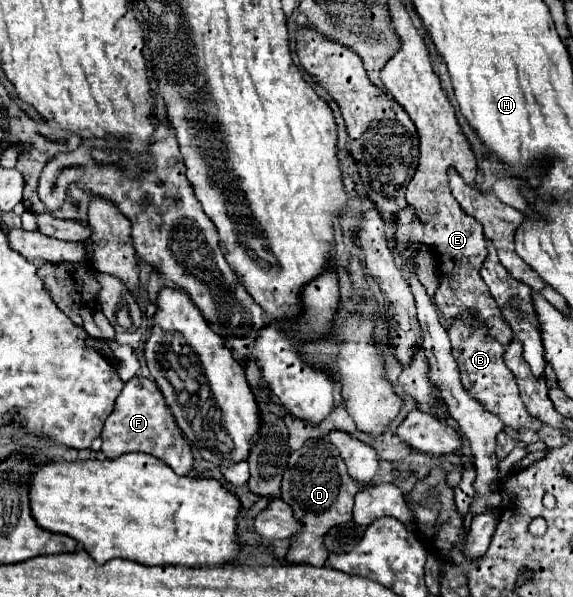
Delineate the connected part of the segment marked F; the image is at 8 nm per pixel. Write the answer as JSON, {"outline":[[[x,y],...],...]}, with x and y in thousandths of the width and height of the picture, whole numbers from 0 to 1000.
{"outline":[[[234,630],[216,643],[216,653],[202,670],[199,690],[188,697],[175,730],[182,737],[175,757],[185,767],[206,767],[223,757],[251,757],[293,774],[293,781],[307,794],[339,797],[339,757],[332,750],[332,740],[325,737],[321,724],[311,717],[297,683],[286,673],[286,663],[272,650],[272,643],[258,633]]]}

